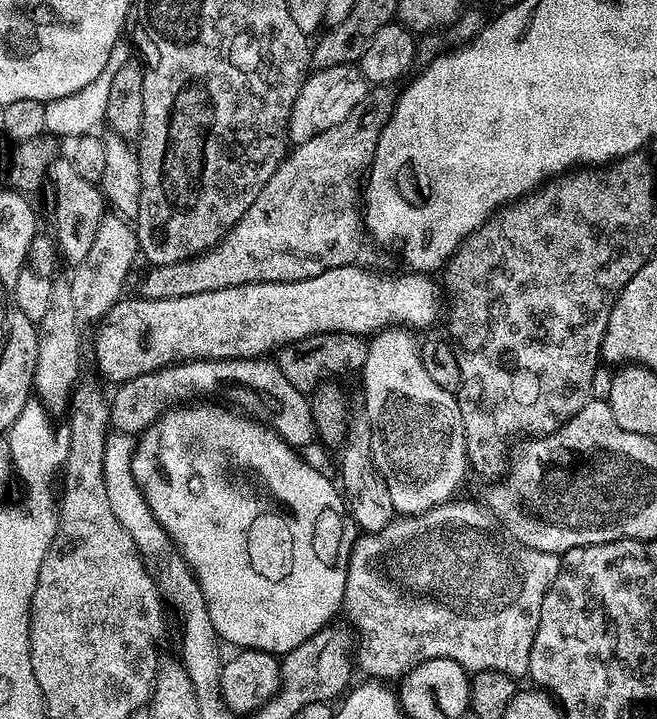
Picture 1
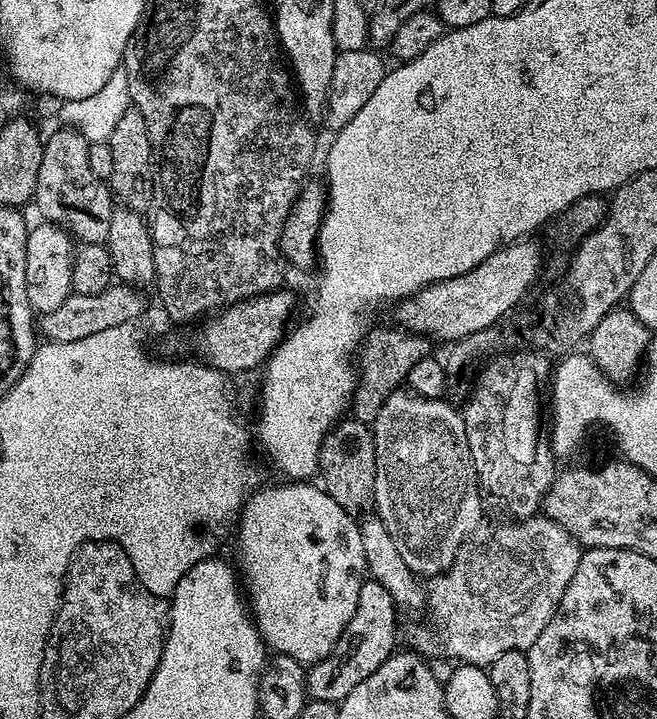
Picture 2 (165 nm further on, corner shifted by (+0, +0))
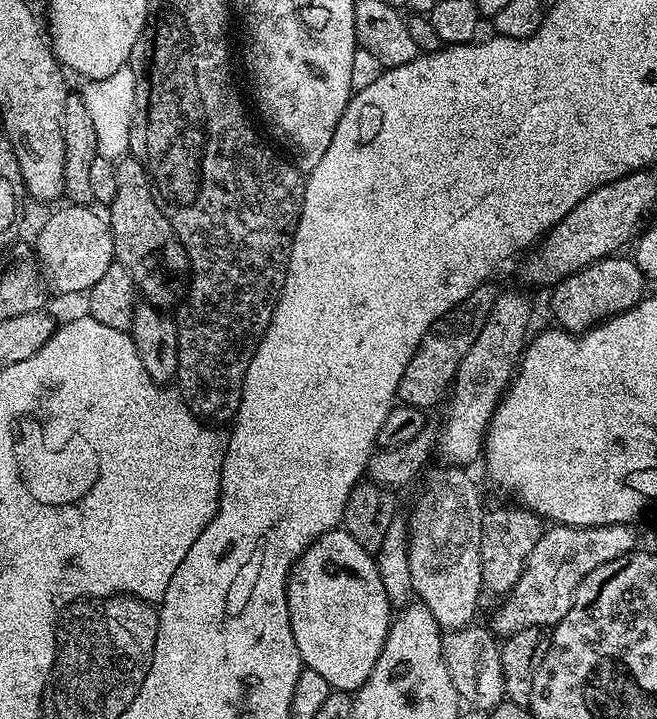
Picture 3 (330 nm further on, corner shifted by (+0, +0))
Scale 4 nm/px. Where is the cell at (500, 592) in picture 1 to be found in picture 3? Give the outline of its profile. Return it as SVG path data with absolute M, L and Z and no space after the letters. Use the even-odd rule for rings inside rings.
M557 524L545 527L515 586L503 597L504 605L493 614L491 631L497 637L507 638L518 630L554 626L564 617L566 610L570 610L582 578L586 578L590 570L602 566L602 562L637 551L636 530L626 524L581 528Z

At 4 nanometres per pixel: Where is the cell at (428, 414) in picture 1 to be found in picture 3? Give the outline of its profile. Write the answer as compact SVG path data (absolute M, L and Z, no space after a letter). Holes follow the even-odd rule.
M452 466L447 470L448 476L429 478L428 489L416 500L416 509L406 516L406 527L412 591L419 603L425 604L430 614L434 614L441 629L451 630L465 628L477 619L476 603L484 588L484 579L480 573L480 543L486 508L485 505L480 505L480 492L476 489L475 482L464 473L467 471L463 467Z

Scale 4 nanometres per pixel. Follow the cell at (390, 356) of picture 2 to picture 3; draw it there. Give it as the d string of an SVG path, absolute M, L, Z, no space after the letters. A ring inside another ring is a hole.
M492 282L480 284L465 300L456 305L434 322L434 326L420 340L420 345L410 358L408 365L402 370L402 380L398 382L396 395L399 403L410 404L421 410L428 410L431 404L436 404L445 397L446 391L456 378L456 371L466 358L466 350L474 346L482 325L486 318L490 318L490 310L494 310L494 302L498 295L498 288Z

